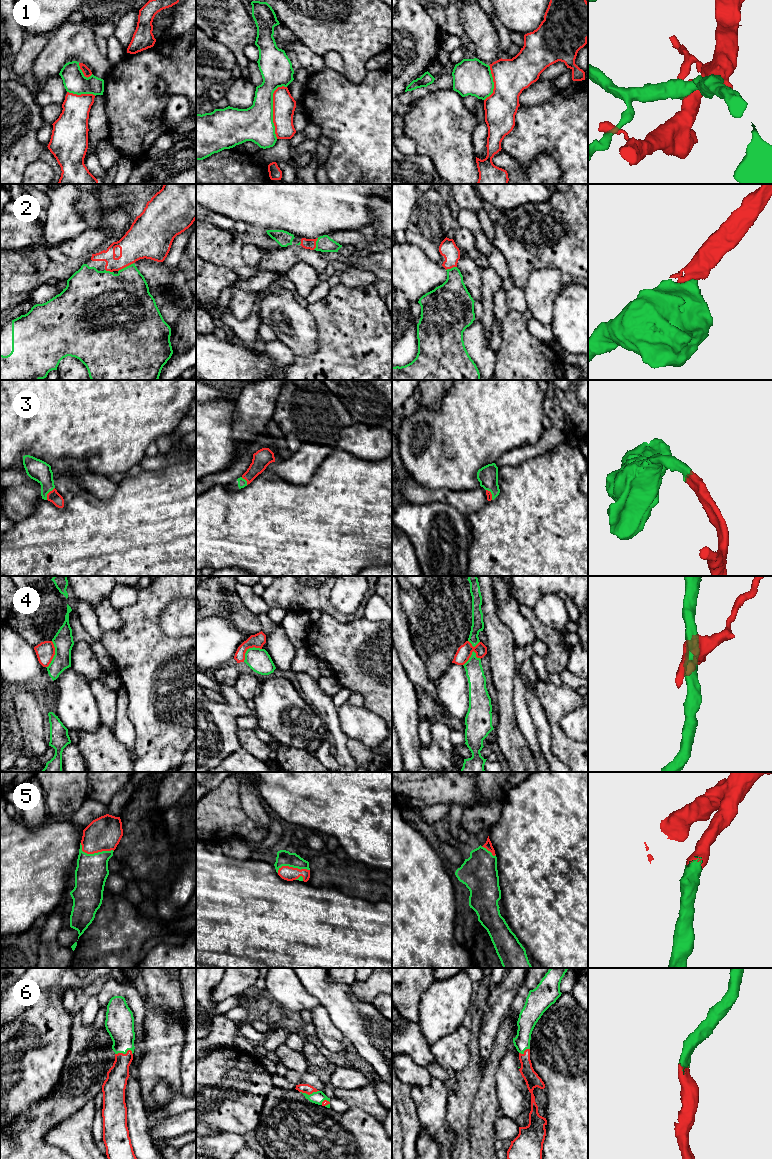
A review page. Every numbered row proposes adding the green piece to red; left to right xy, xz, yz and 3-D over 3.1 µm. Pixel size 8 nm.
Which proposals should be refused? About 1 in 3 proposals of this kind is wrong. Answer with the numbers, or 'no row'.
1, 4

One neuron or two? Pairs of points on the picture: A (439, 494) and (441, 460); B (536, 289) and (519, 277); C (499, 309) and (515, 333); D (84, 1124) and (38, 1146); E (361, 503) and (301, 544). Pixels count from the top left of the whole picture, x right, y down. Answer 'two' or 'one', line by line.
A: two
B: two
C: two
D: two
E: one

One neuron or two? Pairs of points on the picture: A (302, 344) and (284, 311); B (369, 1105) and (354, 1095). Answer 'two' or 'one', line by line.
A: one
B: one

